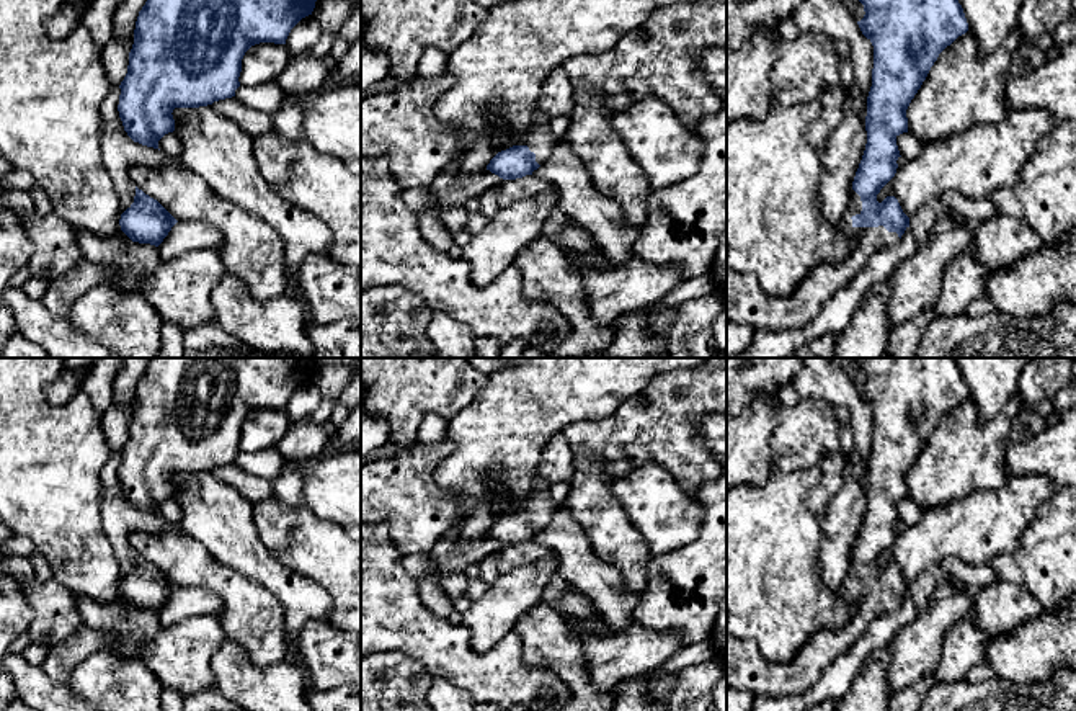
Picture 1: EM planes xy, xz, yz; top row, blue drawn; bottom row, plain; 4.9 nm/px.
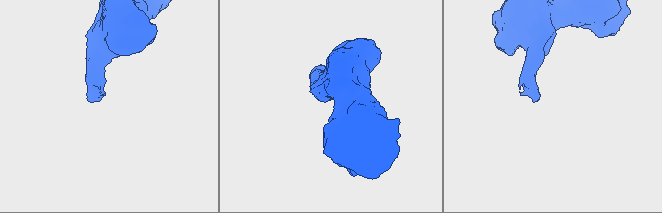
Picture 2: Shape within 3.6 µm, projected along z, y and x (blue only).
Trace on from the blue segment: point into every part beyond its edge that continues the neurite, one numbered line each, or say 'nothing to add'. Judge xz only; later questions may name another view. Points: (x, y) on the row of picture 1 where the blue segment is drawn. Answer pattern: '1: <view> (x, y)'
1: xz (539, 139)

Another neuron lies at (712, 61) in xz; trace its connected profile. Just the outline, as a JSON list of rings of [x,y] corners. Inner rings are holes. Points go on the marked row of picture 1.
[[[727,46],[705,47],[687,60],[699,65],[712,92],[727,100]]]

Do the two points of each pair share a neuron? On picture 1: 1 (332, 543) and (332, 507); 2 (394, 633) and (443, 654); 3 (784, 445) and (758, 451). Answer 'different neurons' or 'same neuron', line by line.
1: different neurons
2: same neuron
3: different neurons

